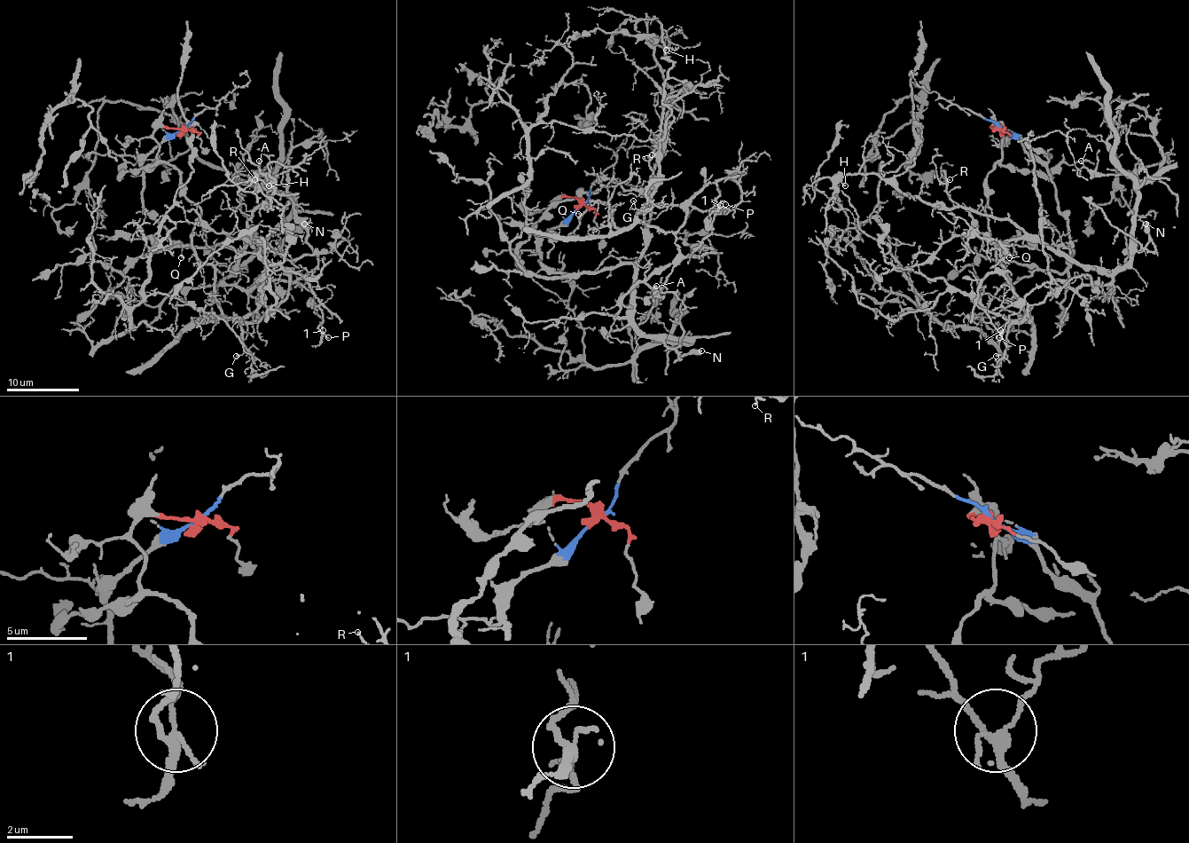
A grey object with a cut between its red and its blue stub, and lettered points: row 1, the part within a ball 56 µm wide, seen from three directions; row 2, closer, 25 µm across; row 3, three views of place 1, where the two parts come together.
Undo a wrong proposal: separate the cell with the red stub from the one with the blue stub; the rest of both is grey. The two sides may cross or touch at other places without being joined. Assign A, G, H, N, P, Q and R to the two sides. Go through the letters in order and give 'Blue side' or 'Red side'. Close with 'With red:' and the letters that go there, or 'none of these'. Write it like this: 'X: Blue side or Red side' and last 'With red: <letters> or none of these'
A: Blue side
G: Red side
H: Blue side
N: Blue side
P: Blue side
Q: Red side
R: Blue side
With red: G, Q

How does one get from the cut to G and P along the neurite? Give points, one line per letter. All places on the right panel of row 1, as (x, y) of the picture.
G: (1002, 129), (992, 128), (1002, 131), (1002, 159), (987, 175), (985, 209), (996, 261), (1023, 315), (996, 355)
P: (1002, 129), (1051, 177), (1067, 221), (1059, 249), (1111, 280), (1044, 282), (1000, 337)

